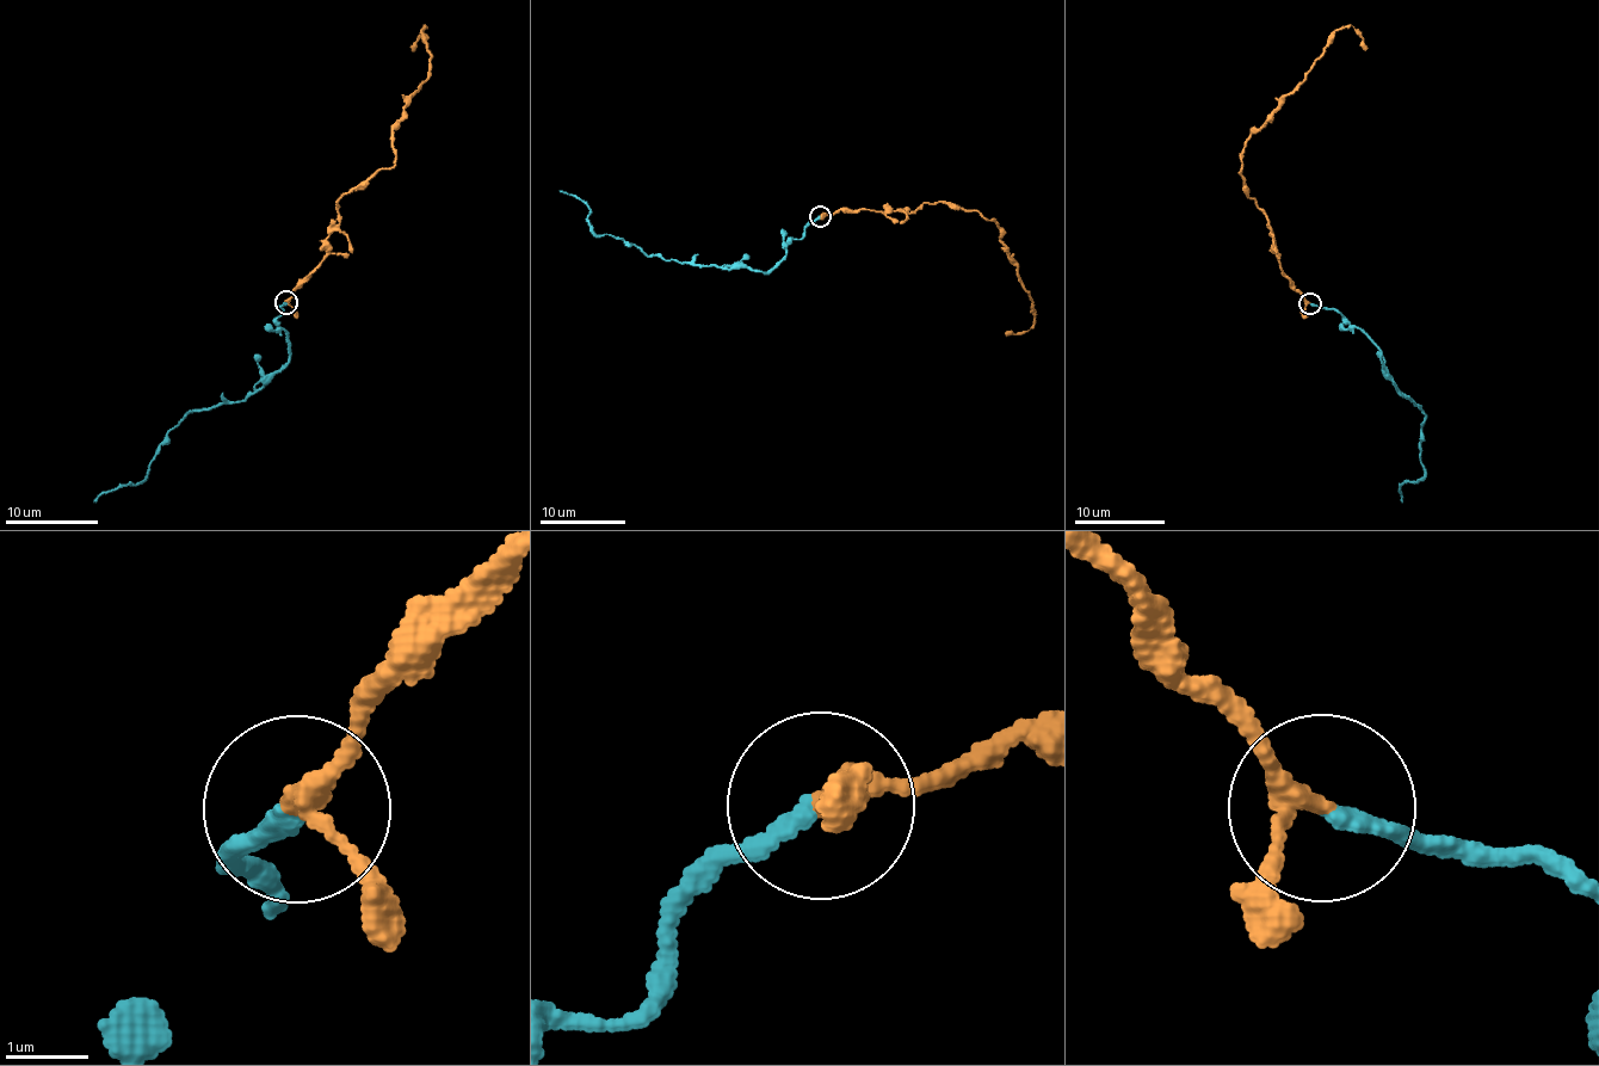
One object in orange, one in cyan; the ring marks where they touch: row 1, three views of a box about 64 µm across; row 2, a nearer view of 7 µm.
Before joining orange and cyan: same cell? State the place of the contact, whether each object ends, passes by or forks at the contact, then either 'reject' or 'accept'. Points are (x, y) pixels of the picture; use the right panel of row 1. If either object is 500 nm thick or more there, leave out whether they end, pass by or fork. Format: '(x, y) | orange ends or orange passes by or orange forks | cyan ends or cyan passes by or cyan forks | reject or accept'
(1310, 303) | orange passes by | cyan ends | accept

